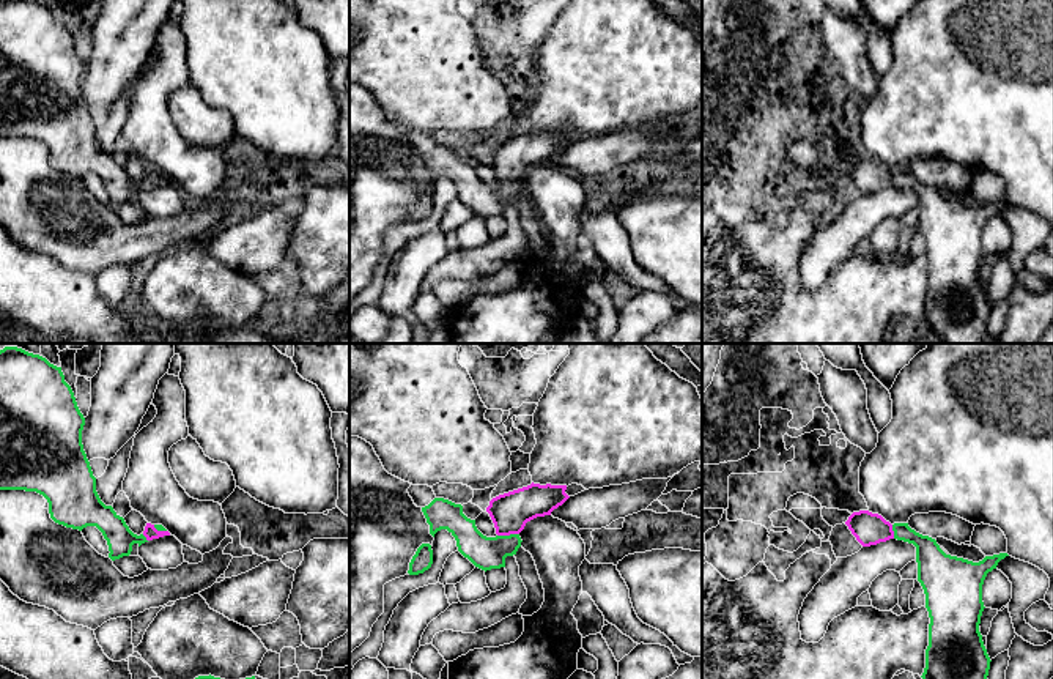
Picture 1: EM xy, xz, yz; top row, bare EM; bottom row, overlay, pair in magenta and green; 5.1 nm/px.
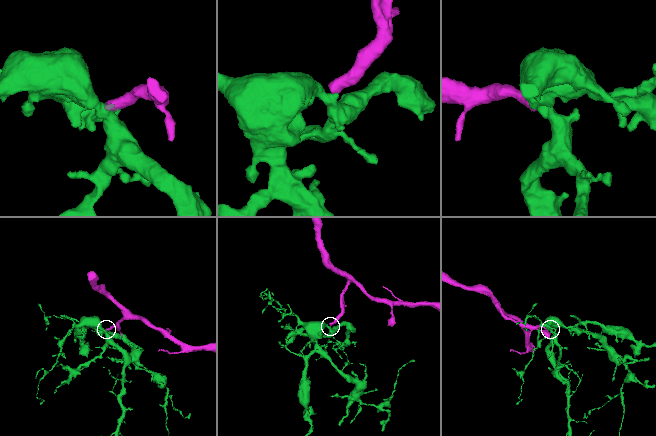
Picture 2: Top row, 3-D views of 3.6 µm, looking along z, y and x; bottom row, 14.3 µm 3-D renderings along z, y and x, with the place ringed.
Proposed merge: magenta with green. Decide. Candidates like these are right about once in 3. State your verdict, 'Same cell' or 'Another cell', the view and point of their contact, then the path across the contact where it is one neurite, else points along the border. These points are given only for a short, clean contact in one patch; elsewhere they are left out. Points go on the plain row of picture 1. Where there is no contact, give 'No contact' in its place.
Same cell. Touches magenta at xz (507, 181). Path across: xz (510, 159), (507, 181), (487, 200)

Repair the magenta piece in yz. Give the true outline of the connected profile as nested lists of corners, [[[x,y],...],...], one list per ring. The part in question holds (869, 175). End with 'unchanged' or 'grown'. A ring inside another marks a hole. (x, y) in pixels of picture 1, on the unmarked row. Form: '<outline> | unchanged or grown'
[[[869,158],[853,159],[845,172],[863,194],[889,186],[916,194],[918,228],[930,265],[922,329],[935,331],[943,343],[999,343],[988,332],[992,307],[979,271],[985,255],[984,227],[1009,202],[985,203],[979,210],[951,203],[908,170],[891,172]]] | grown

